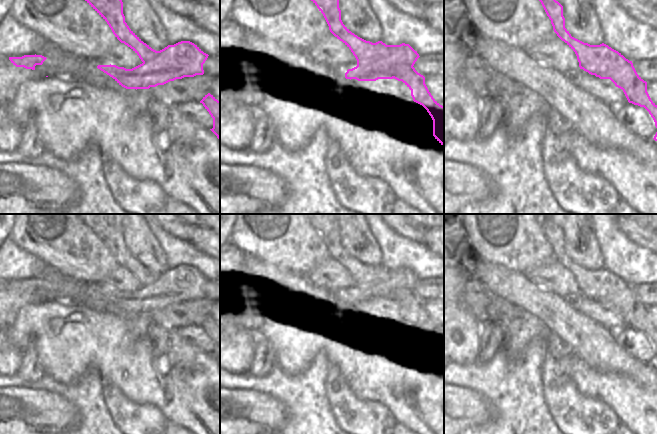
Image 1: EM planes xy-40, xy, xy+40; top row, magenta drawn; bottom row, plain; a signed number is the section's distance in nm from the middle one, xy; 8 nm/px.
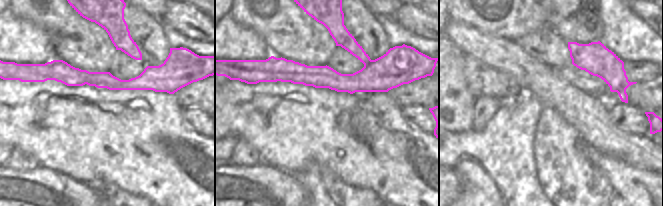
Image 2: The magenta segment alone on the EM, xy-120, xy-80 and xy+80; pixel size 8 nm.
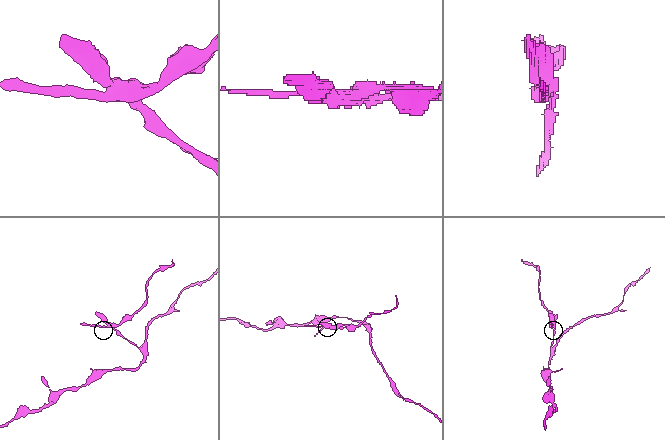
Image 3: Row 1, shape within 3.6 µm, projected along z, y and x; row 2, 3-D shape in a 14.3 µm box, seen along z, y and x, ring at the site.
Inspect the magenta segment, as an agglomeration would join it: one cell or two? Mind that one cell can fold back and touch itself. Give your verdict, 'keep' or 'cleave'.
cleave

